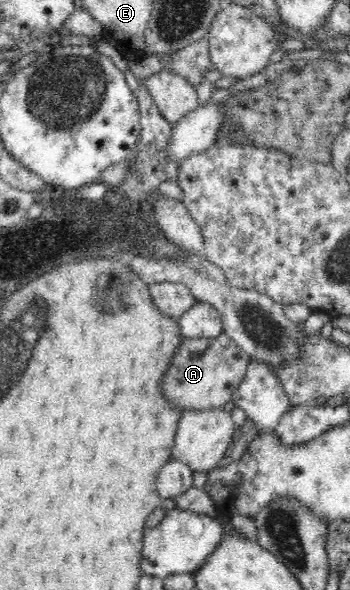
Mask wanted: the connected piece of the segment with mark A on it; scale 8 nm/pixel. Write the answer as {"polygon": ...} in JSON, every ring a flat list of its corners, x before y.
{"polygon":[[226,333,216,338,184,337,178,345,178,352,162,378,162,393,170,406,187,410,212,410,223,408,232,401,233,395,245,378,251,355,240,347]]}

